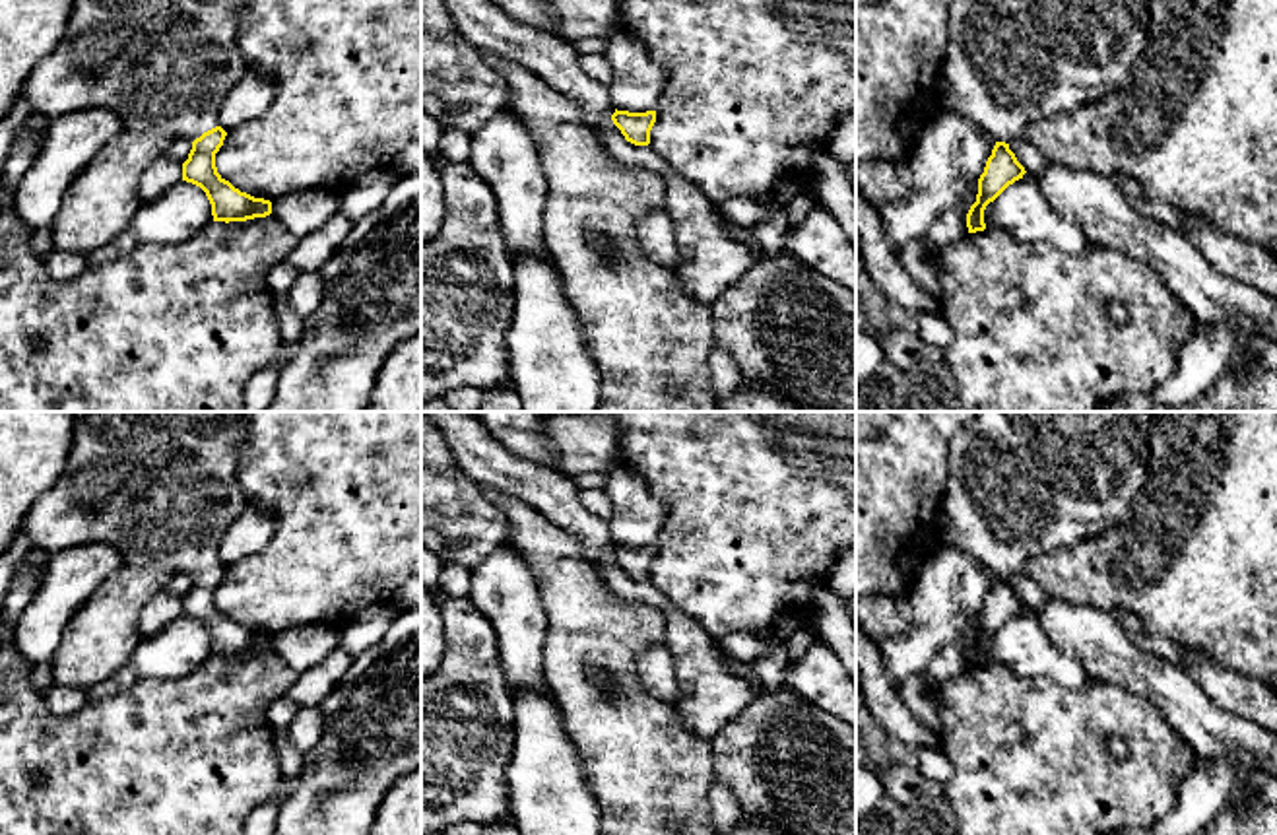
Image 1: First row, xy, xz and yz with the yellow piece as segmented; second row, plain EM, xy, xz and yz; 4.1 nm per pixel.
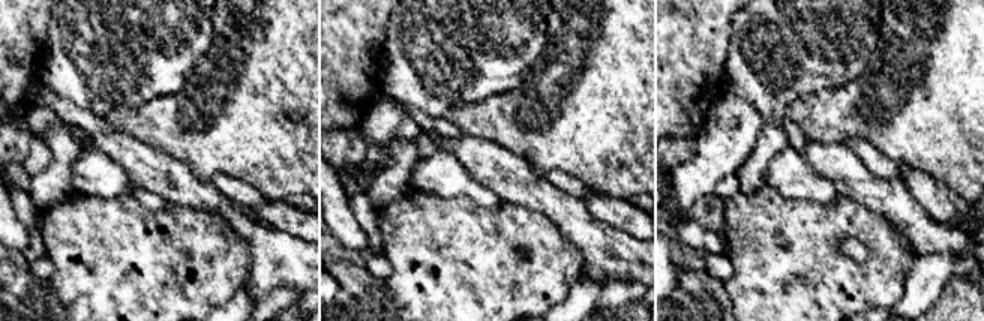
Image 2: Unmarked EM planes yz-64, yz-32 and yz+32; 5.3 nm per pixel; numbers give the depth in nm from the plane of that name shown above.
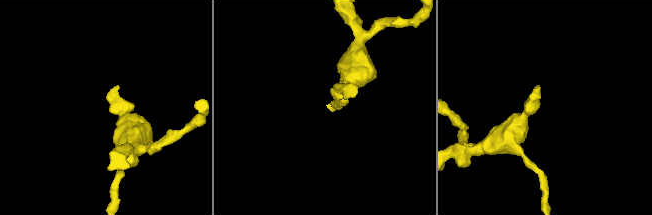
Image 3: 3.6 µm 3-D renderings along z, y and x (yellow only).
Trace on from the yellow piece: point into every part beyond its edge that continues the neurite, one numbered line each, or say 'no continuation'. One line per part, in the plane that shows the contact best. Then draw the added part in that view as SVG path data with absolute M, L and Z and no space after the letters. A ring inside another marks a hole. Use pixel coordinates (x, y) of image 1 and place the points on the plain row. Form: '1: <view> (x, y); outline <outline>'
1: xy (162, 486); outline M76 412L68 462L58 482L25 517L33 546L50 553L87 544L120 550L128 563L165 565L194 577L219 561L219 544L248 499L239 482L239 443L245 412Z

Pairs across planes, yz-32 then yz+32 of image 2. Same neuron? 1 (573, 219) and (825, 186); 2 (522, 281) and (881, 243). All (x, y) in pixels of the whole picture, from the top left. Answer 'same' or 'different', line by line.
1: different
2: same

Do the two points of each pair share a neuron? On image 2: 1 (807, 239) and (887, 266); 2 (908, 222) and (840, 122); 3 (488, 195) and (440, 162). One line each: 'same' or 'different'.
1: same
2: different
3: same

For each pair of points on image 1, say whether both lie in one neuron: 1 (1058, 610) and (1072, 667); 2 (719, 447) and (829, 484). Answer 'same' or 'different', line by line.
1: different
2: same

